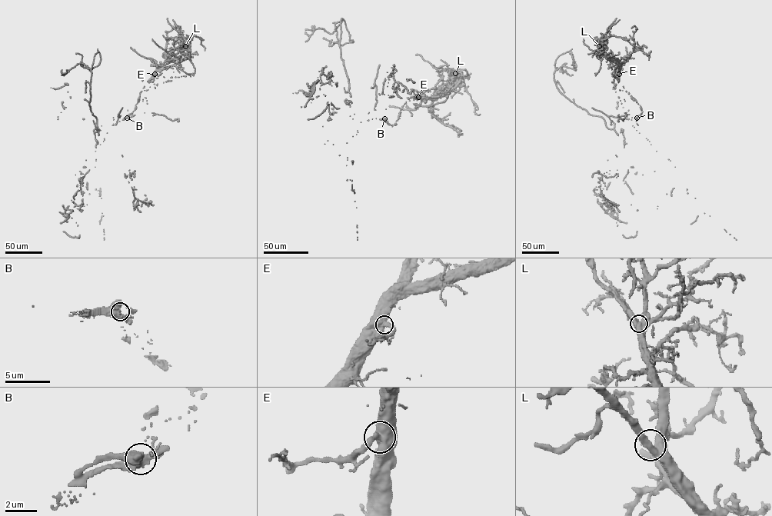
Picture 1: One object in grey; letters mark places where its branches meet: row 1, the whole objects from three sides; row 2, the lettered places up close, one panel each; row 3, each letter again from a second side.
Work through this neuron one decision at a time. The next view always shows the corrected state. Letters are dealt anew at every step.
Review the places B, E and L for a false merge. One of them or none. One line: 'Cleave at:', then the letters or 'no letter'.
Cleave at: E

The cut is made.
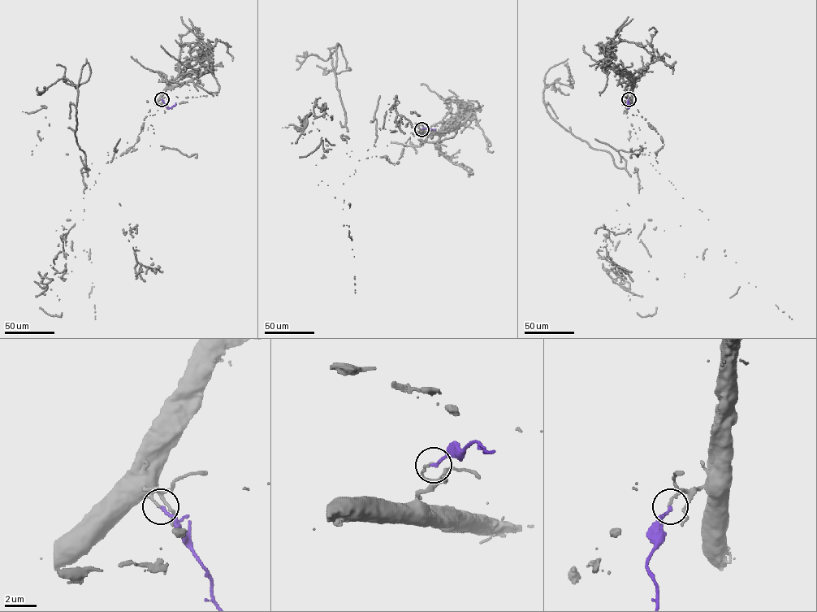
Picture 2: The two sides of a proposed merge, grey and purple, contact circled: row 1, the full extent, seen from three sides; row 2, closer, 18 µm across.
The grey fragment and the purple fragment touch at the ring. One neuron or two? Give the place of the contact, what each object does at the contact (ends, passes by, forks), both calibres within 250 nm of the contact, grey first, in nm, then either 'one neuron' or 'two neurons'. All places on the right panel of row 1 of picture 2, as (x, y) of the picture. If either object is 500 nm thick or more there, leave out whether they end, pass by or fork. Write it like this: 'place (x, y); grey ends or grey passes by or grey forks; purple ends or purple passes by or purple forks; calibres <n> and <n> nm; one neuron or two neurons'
place (628, 99); grey ends; purple ends; calibres 140 and 200 nm; two neurons

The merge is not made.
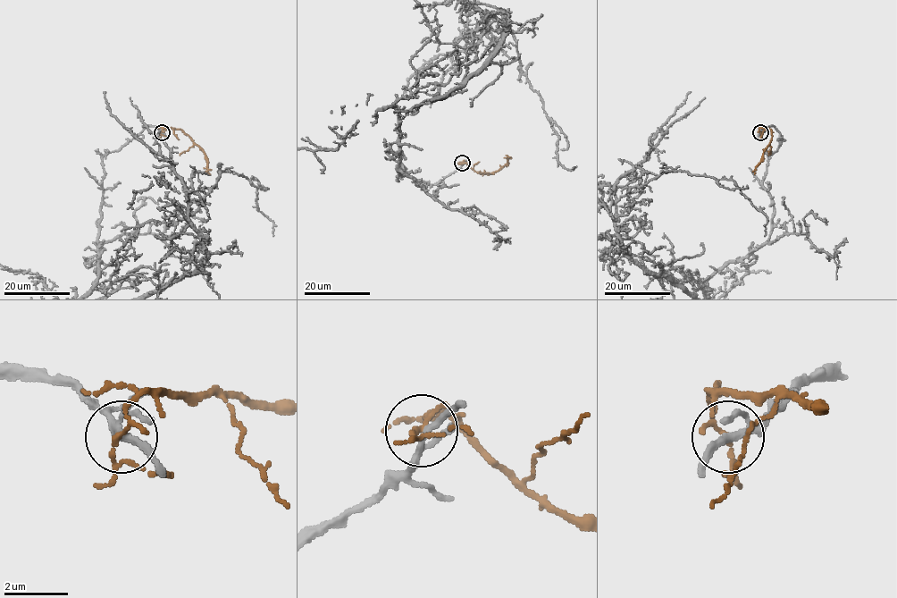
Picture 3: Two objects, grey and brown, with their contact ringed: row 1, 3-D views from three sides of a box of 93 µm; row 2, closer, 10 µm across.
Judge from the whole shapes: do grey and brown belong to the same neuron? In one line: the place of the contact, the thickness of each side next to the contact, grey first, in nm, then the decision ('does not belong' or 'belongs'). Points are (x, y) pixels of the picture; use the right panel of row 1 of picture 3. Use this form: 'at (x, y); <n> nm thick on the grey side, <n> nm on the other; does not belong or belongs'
at (760, 132); 170 nm thick on the grey side, 100 nm on the other; does not belong

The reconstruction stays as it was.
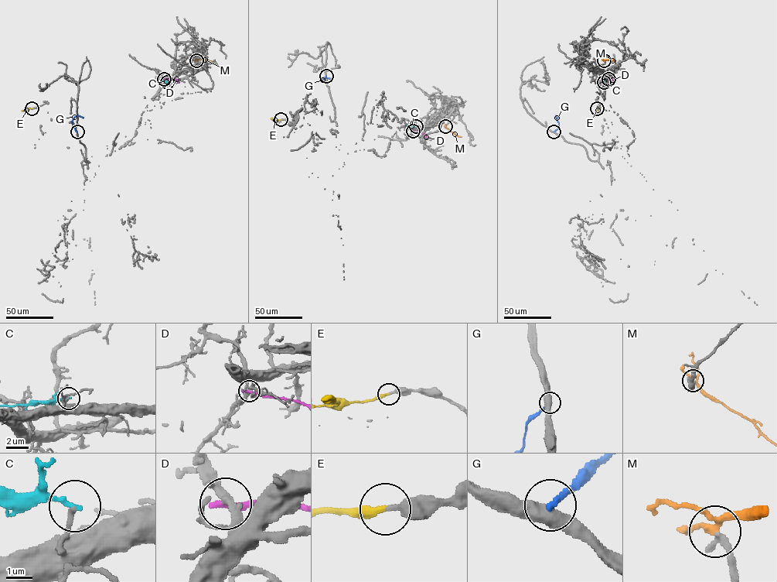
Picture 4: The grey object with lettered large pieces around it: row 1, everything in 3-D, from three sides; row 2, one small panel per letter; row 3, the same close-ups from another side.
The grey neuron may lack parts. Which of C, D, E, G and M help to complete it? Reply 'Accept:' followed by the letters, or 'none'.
Accept: E, M

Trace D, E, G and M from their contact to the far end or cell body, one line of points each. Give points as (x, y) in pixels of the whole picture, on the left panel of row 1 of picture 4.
D: (164, 79), (175, 79), (179, 82)
E: (32, 108), (22, 111)
G: (77, 131), (73, 120), (77, 115), (83, 118)
M: (196, 60), (212, 62)

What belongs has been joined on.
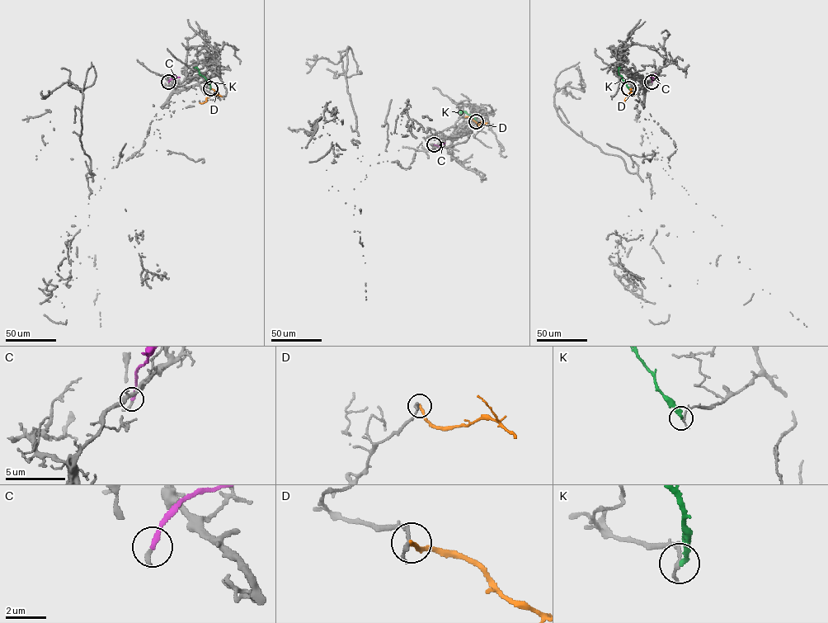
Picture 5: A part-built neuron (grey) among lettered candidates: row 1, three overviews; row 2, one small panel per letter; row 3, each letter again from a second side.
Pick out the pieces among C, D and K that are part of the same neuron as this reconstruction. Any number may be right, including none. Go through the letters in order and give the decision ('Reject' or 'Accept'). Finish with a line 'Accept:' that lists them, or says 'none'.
C: Accept
D: Reject
K: Reject
Accept: C

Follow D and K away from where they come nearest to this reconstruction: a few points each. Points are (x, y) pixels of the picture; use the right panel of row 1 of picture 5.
D: (629, 88), (632, 95), (626, 98), (624, 102)
K: (629, 88), (618, 74), (619, 68)

